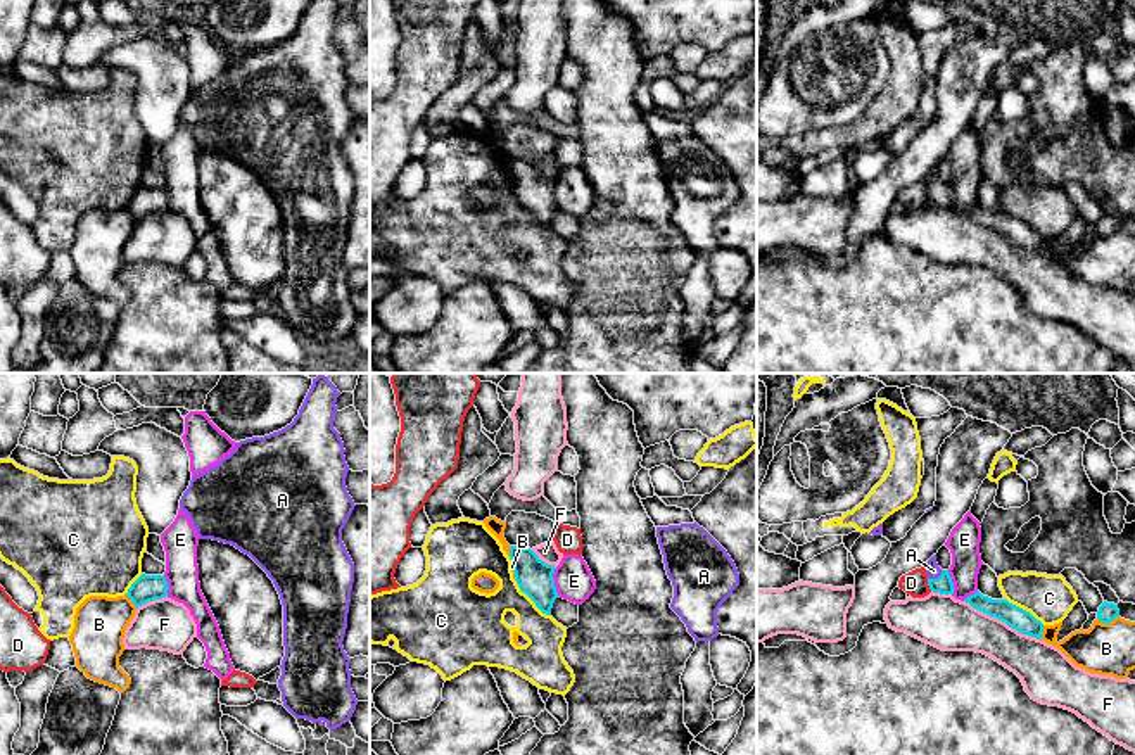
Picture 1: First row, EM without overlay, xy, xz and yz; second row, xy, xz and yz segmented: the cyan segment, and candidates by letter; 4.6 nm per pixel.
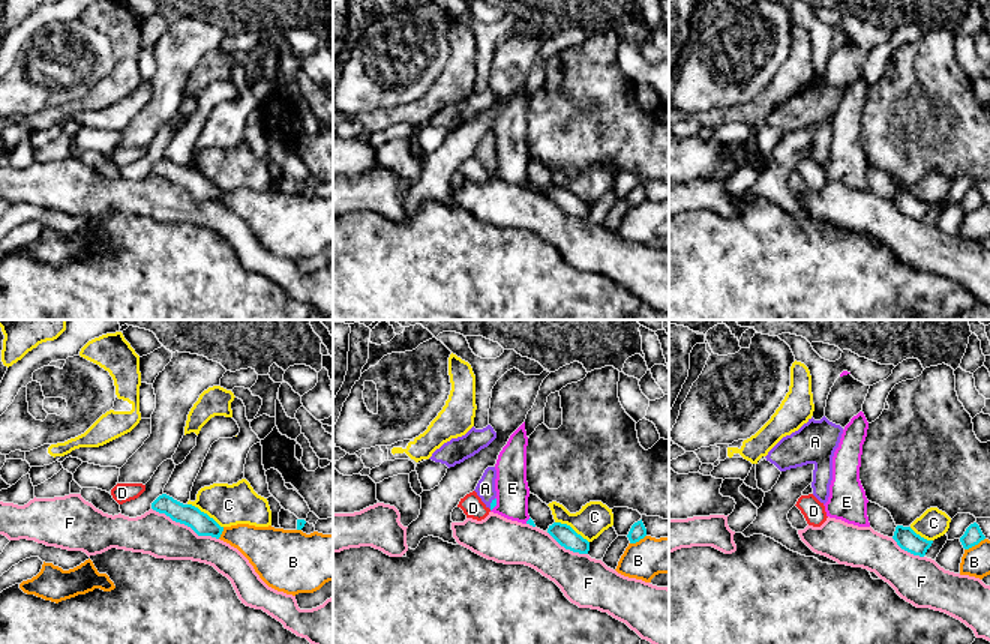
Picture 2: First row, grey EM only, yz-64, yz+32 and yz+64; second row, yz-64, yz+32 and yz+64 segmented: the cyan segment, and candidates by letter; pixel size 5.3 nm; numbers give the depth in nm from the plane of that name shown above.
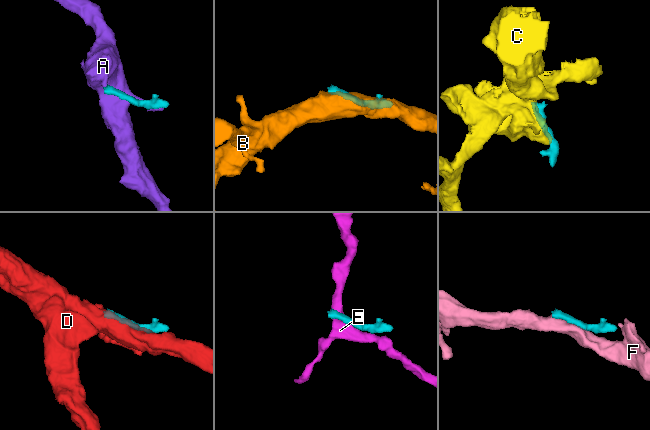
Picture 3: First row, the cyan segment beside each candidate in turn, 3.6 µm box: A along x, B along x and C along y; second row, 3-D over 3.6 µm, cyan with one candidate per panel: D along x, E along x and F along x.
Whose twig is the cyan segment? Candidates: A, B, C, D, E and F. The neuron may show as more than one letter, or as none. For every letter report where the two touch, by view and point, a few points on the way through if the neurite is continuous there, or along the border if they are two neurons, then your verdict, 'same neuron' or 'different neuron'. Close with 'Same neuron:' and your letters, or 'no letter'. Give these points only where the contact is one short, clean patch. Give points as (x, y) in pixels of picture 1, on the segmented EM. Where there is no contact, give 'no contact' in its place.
A: yz (935, 579) | across yz (944, 584), (935, 579), (933, 571) | same neuron
B: yz (1108, 622) | different neuron
C: xz (531, 598) | different neuron
D: yz (928, 584) | along yz (926, 579), (932, 590) | different neuron
E: xz (553, 583) | along xz (553, 569), (553, 586), (558, 595) | different neuron
F: yz (1002, 621) | different neuron
Same neuron: A

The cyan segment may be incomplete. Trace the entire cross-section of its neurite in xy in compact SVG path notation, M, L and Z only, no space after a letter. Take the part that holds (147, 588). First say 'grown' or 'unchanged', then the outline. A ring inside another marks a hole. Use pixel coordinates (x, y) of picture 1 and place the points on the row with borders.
unchanged | M142 574L128 589L126 596L138 608L149 601L162 600L168 596L168 581L164 575Z

